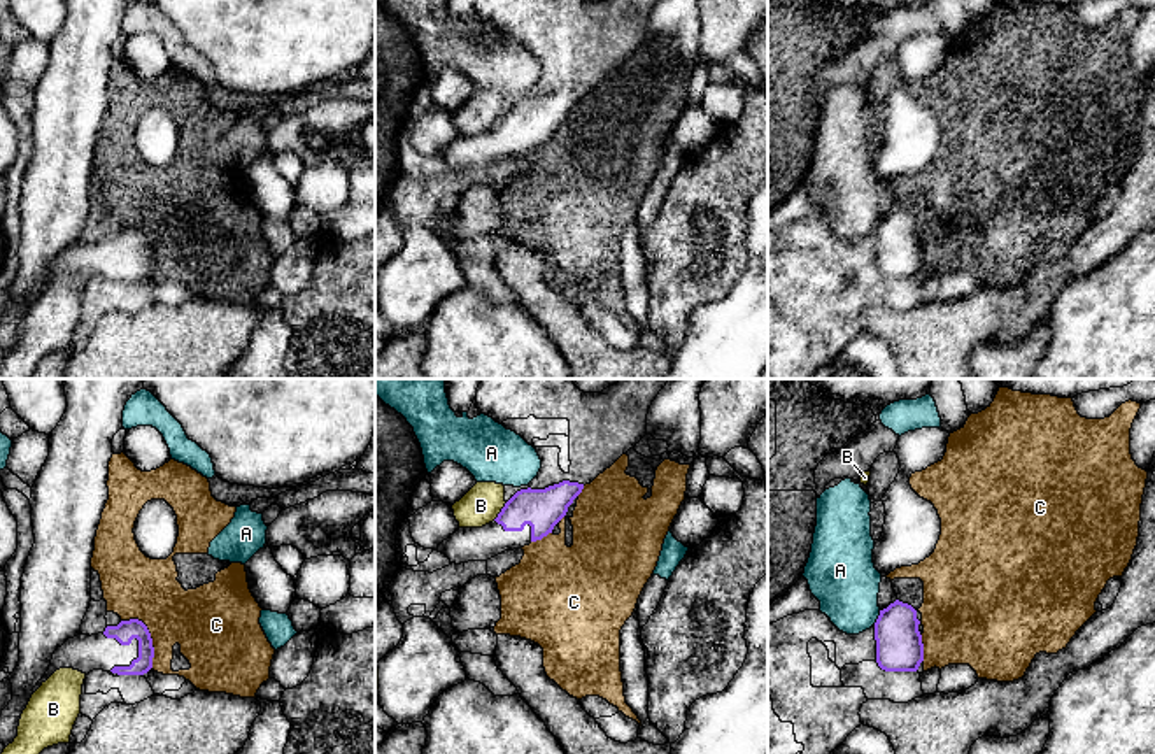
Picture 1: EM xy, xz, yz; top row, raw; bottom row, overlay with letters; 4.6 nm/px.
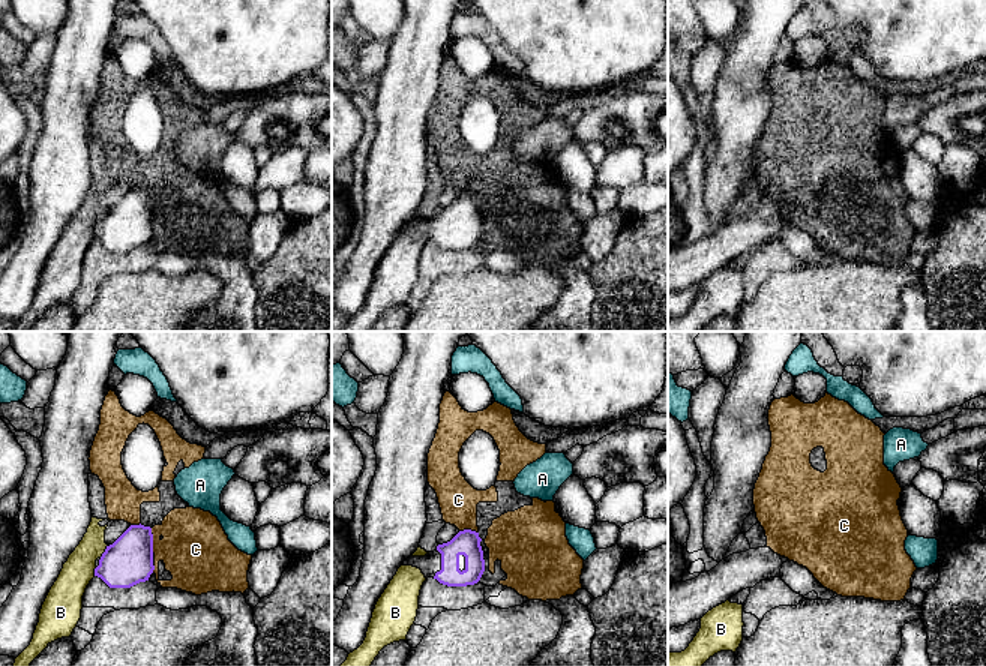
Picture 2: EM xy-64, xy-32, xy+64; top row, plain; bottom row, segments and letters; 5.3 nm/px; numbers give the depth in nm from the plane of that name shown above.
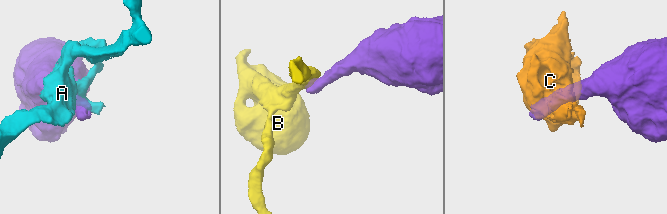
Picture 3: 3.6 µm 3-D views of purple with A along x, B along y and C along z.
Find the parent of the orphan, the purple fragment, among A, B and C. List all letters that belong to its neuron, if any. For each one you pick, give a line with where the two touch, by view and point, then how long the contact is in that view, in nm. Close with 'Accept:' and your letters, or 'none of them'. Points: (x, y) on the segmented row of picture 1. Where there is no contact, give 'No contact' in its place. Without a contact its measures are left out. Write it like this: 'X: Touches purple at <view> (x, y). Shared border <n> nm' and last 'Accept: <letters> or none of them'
Accept: none of them

